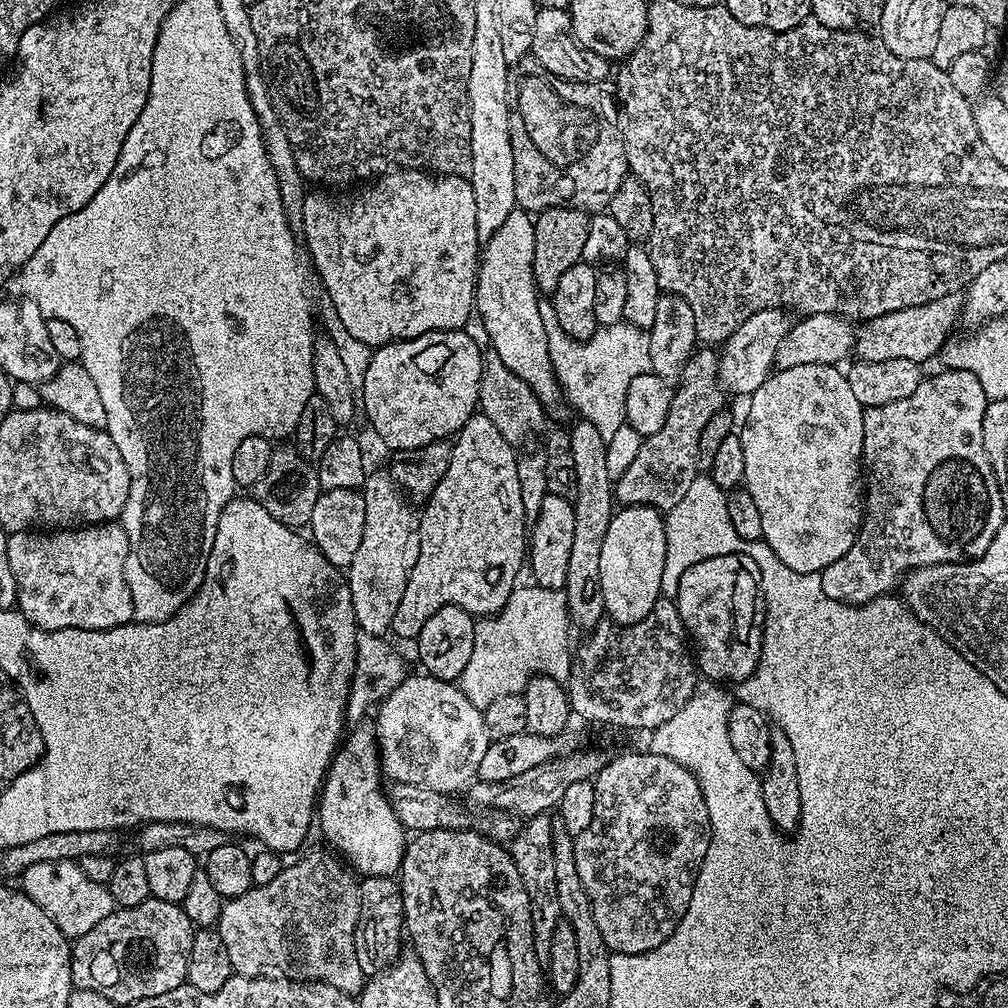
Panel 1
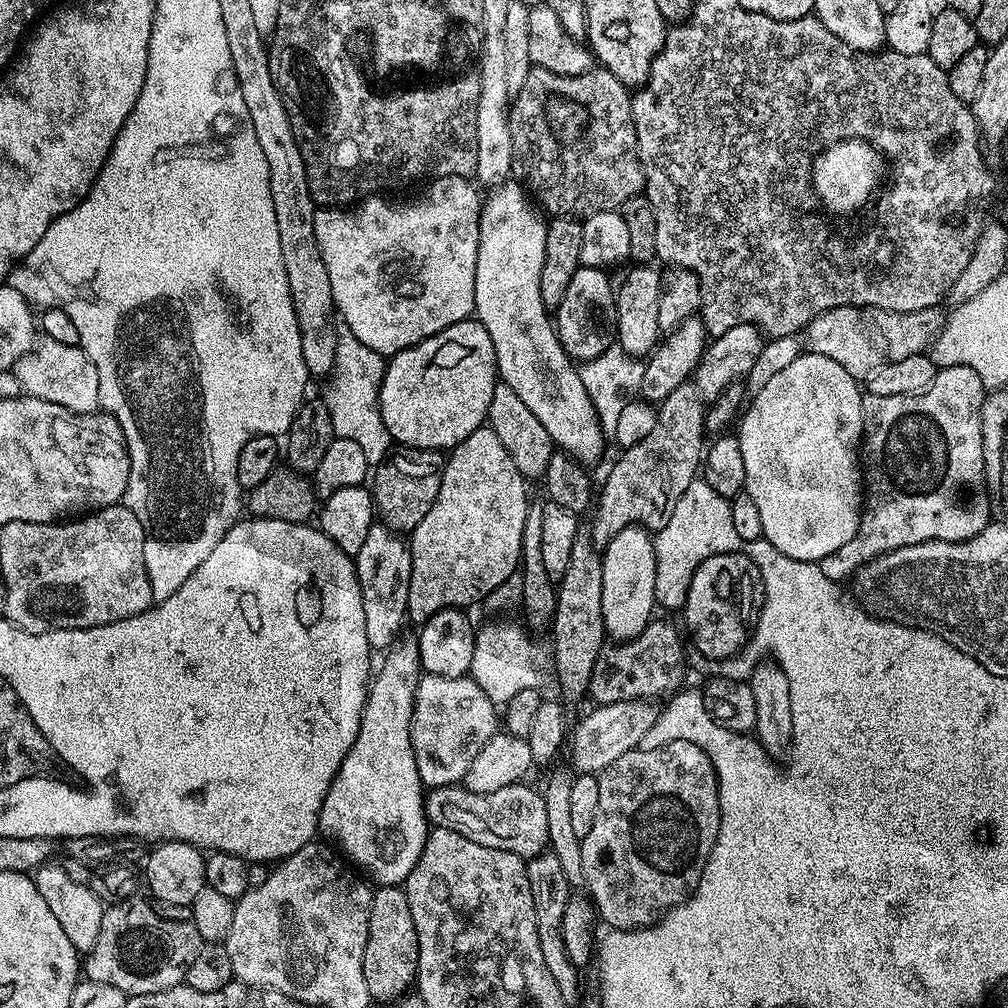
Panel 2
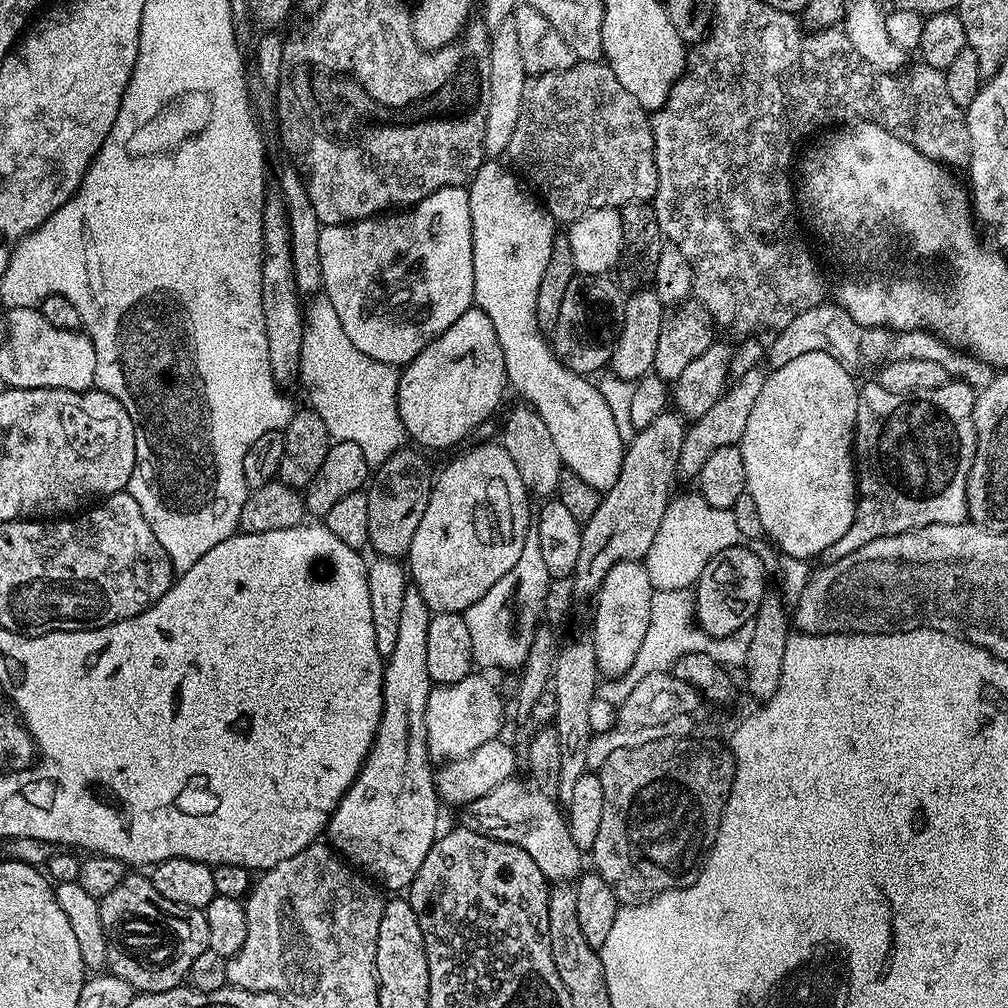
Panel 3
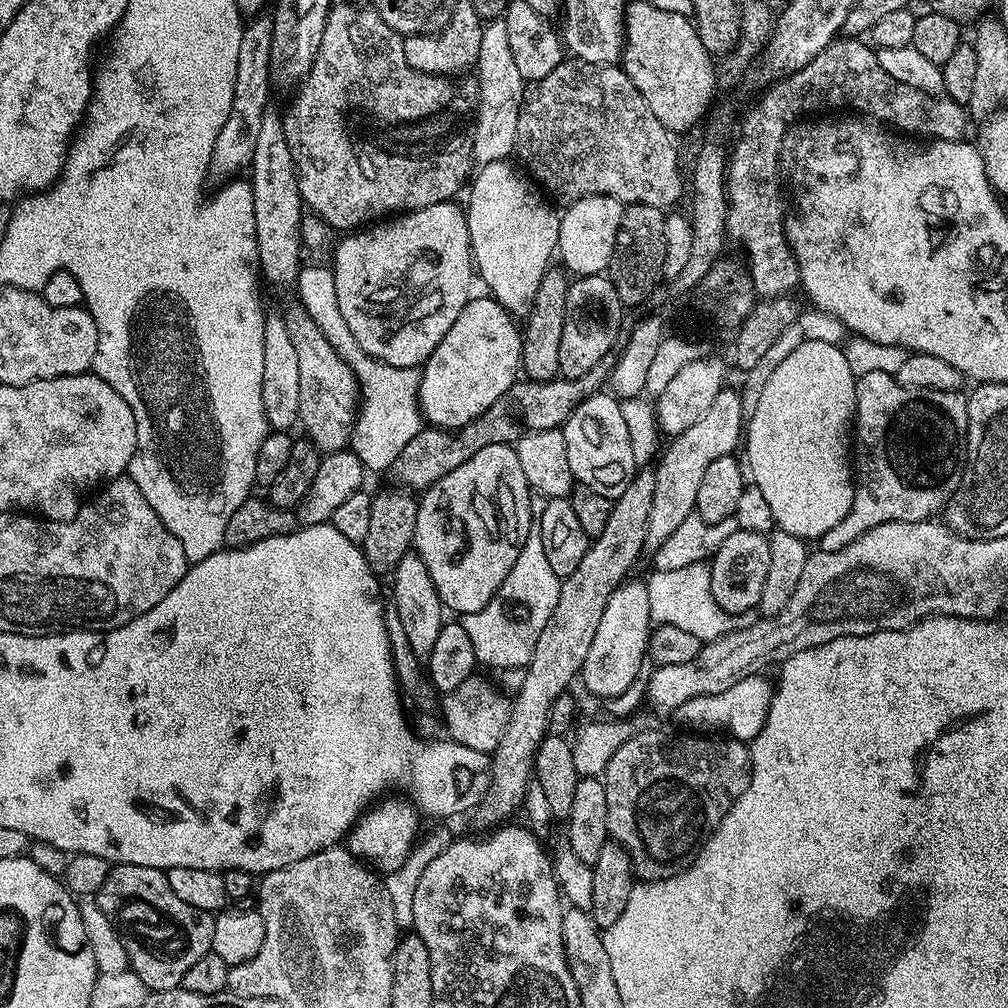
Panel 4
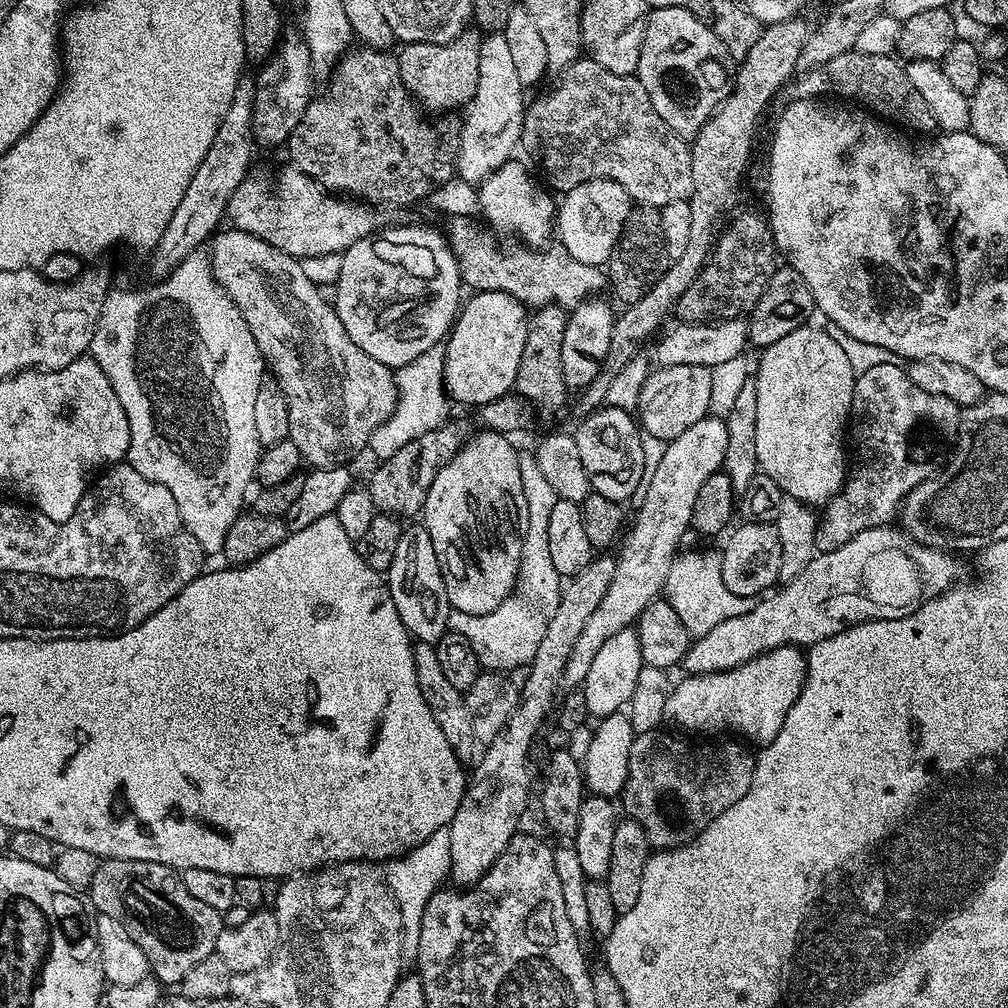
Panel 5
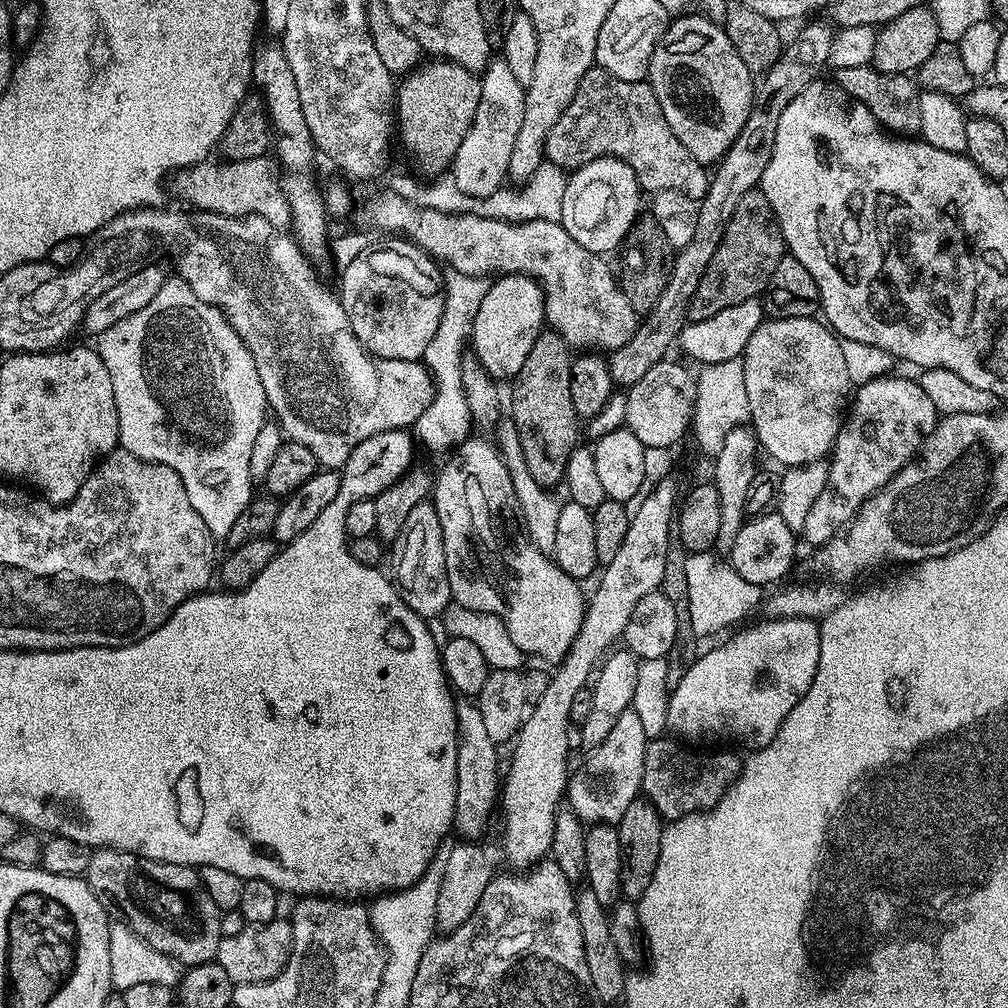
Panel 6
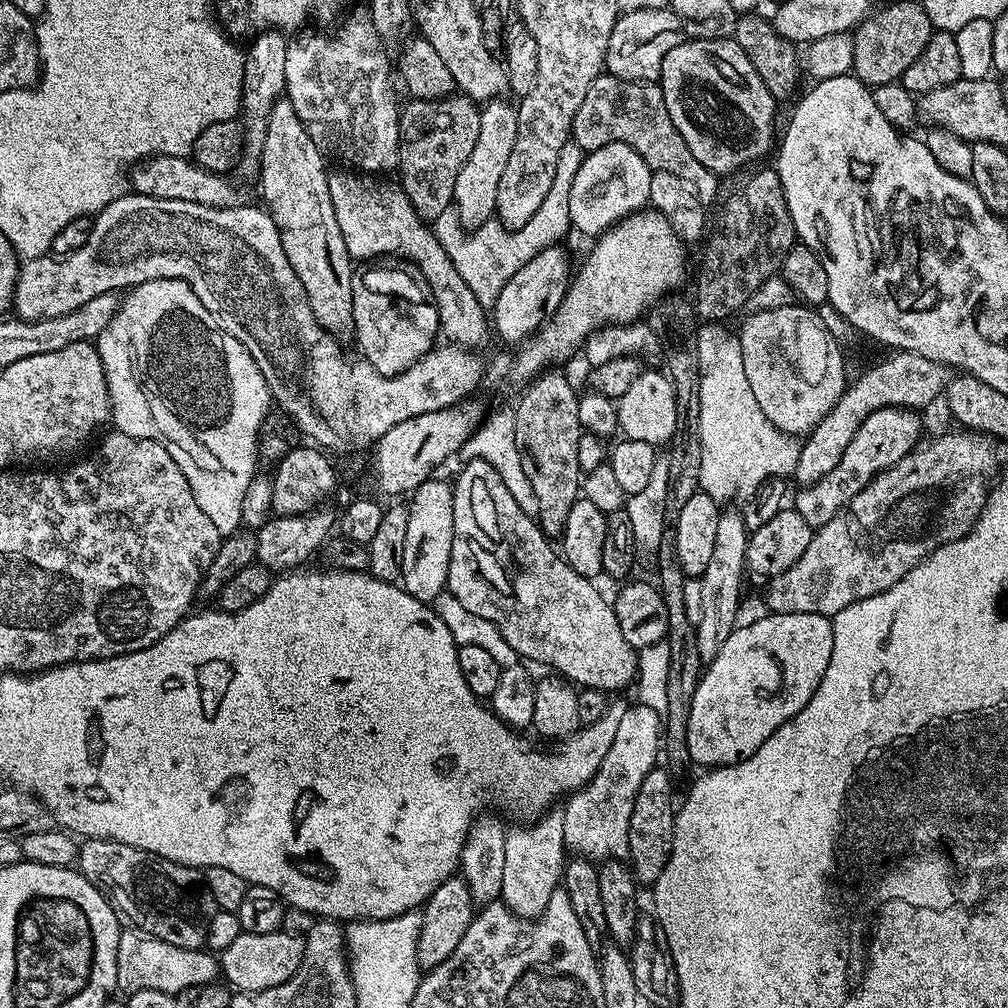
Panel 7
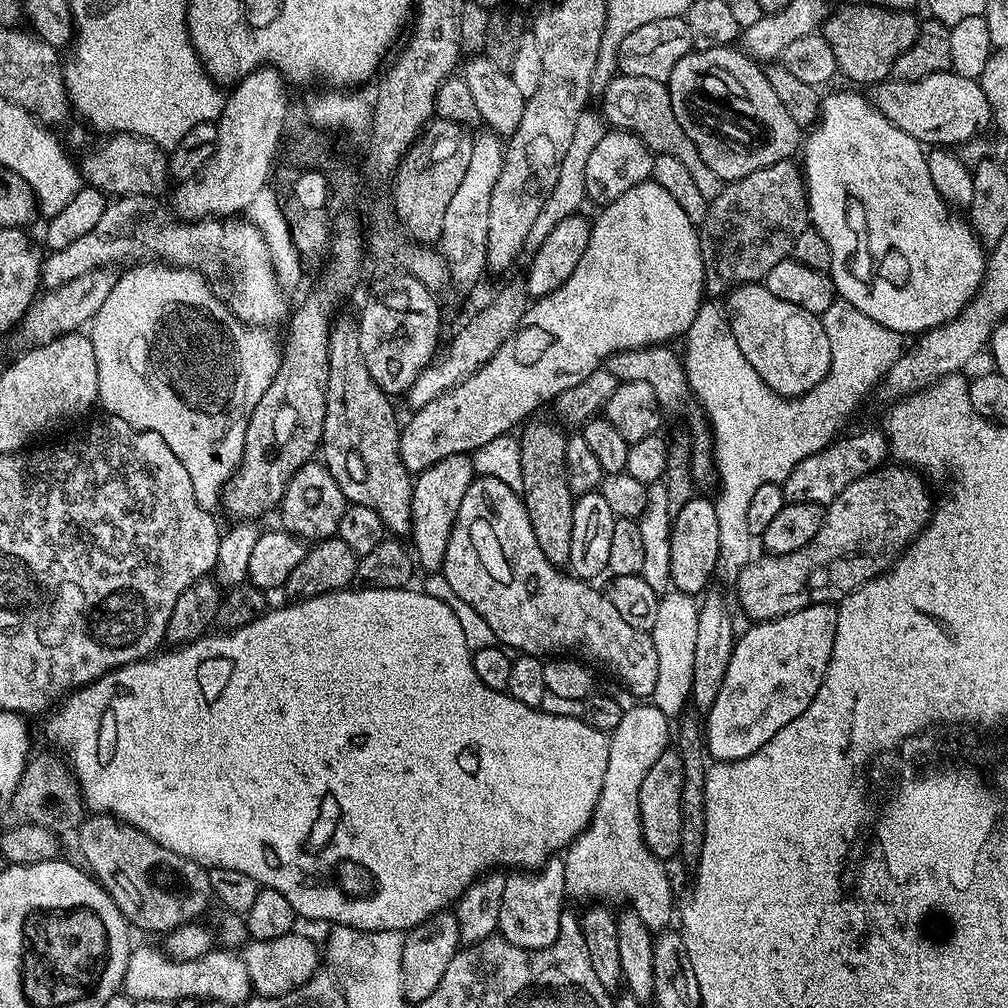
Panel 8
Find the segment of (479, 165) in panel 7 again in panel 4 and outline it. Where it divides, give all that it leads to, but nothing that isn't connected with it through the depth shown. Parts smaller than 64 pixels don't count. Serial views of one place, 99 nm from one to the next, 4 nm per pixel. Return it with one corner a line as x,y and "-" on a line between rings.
504,19
487,21
482,30
482,50
474,69
474,79
480,86
480,105
476,111
476,129
472,132
472,159
477,165
507,161
513,155
518,134
518,114
524,101
526,82
518,74
510,51
510,41

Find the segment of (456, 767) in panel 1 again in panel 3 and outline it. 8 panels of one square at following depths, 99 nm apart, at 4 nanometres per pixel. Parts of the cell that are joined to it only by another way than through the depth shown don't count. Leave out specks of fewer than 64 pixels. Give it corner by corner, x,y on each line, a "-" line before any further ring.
470,674
462,678
462,682
433,687
426,702
426,746
433,761
461,760
501,735
504,700
499,690
484,676
487,675

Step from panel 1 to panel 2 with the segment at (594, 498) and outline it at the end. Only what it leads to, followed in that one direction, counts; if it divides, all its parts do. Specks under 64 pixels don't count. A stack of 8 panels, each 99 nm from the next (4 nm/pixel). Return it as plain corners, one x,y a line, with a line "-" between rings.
577,531
570,562
558,582
556,612
552,616
552,648
556,651
556,680
560,683
559,695
565,701
585,699
594,662
606,643
602,618
602,566
601,553
587,531

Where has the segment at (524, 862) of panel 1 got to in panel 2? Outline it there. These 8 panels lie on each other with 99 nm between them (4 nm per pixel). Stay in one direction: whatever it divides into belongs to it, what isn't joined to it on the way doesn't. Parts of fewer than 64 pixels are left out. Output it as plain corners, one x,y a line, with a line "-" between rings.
545,850
540,855
527,861
526,878
530,882
530,898
534,898
534,918
538,926
538,942
542,946
542,958
546,962
546,970
550,970
550,978
558,982
558,990
562,990
562,998
566,1002
576,1002
581,999
580,976
577,965
570,962
562,942
562,914
566,914
566,902
570,895
566,870
560,857
551,850

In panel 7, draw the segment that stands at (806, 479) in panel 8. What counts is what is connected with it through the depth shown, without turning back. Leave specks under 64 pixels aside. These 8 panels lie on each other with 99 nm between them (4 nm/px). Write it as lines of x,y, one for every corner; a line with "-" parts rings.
879,408
871,412
862,426
858,426
854,438
850,438
838,466
818,478
818,482
799,489
800,493
794,501
798,514
806,518
813,530
830,522
830,518
838,515
848,505
850,498
858,494
858,490
865,488
879,472
897,464
907,452
916,447
921,439
920,416
919,411
910,408

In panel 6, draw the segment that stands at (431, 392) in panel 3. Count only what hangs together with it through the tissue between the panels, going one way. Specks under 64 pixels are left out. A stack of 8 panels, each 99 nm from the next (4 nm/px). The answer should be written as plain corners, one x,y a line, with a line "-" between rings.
501,275
489,283
486,298
482,298
482,306
472,319
471,351
493,380
511,381
522,370
522,362
526,362
526,354
530,354
530,346
534,346
545,324
540,285
530,276

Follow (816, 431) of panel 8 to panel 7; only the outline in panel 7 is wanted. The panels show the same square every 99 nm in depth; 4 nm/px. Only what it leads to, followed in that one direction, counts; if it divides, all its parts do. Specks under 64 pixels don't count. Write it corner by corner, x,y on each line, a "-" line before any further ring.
704,322
698,328
698,361
701,367
701,421
702,468
699,491
710,494
718,502
725,502
732,495
747,498
753,496
764,480
776,476
791,477
796,470
801,441
787,432
778,430
770,418
762,412
762,406
754,402
754,390
746,382
746,366
742,366
742,346
735,331
727,332
720,322

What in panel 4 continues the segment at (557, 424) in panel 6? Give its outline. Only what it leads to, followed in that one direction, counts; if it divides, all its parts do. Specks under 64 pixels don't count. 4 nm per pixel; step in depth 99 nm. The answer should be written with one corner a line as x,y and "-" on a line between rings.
549,266
538,282
537,293
526,312
528,321
522,324
520,366
530,380
555,380
560,376
558,350
562,346
562,326
566,322
566,294
570,276
563,267

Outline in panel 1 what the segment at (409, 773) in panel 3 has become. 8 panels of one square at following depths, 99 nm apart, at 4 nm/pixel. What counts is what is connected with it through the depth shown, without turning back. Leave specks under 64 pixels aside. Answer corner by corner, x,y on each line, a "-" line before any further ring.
360,722
352,730
339,745
324,775
318,793
318,828
320,824
321,834
361,877
395,877
404,857
406,829
393,808
389,793
384,793
380,785
382,761
375,727

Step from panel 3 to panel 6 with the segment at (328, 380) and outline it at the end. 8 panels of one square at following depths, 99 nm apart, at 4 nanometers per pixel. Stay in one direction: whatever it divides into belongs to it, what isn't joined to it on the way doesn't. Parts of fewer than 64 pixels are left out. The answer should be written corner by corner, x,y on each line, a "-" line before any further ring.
452,272
448,274
448,277
446,275
443,277
442,318
438,322
438,330
434,330
434,338
430,338
430,346
426,346
422,357
424,367
432,375
436,393
432,395
430,406
426,406
426,410
416,419
414,425
415,439
419,443
421,440
432,452
445,451
444,453
447,453
463,444
469,435
468,424
473,423
473,418
462,386
460,358
469,343
472,335
472,319
474,314
478,314
478,306
482,306
482,298
486,298
488,285
487,279
478,276
463,276
461,272

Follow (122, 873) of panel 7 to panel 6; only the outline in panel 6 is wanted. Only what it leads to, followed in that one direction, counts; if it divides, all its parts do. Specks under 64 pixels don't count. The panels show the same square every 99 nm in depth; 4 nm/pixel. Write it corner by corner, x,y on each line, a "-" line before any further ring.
98,848
90,858
86,879
97,898
109,909
117,908
120,911
119,919
127,924
134,934
138,934
138,938
154,946
154,950
166,954
181,966
215,961
216,951
222,939
222,913
218,906
214,906
214,898
206,894
204,883
200,881
200,873
195,867
147,860
117,848

